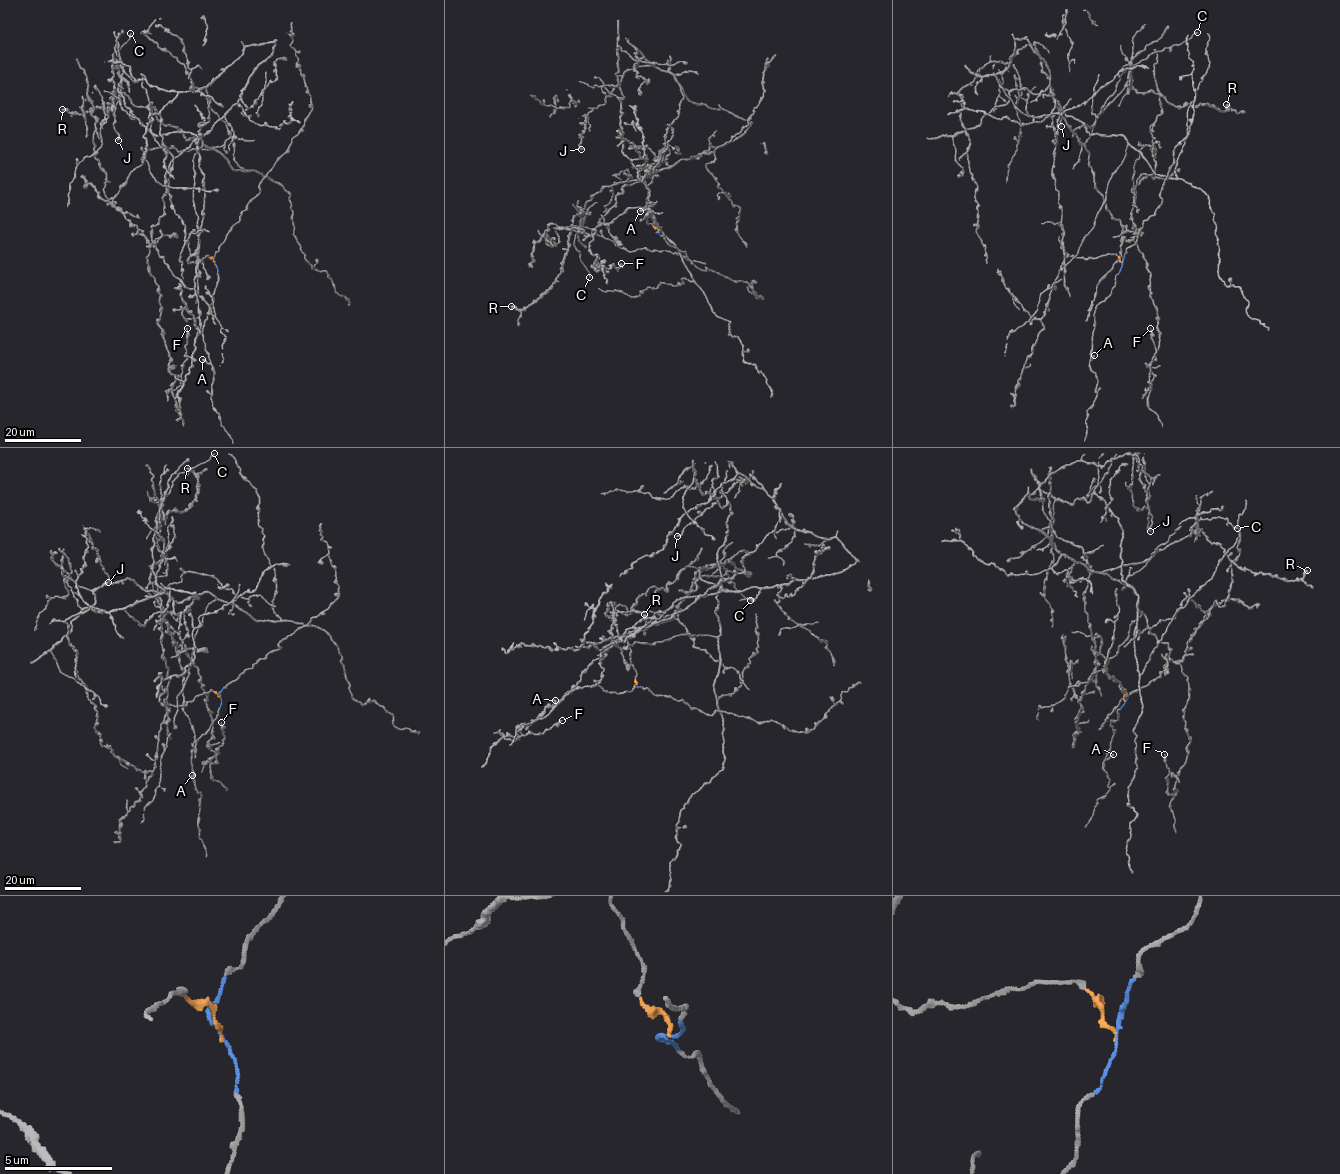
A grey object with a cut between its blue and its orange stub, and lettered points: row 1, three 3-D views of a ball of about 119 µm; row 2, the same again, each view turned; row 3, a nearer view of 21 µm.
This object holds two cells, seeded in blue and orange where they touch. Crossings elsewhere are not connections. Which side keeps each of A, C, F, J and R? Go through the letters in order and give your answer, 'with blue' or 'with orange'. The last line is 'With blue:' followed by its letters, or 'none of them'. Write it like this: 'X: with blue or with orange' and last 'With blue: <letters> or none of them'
A: with blue
C: with orange
F: with orange
J: with orange
R: with orange
With blue: A

